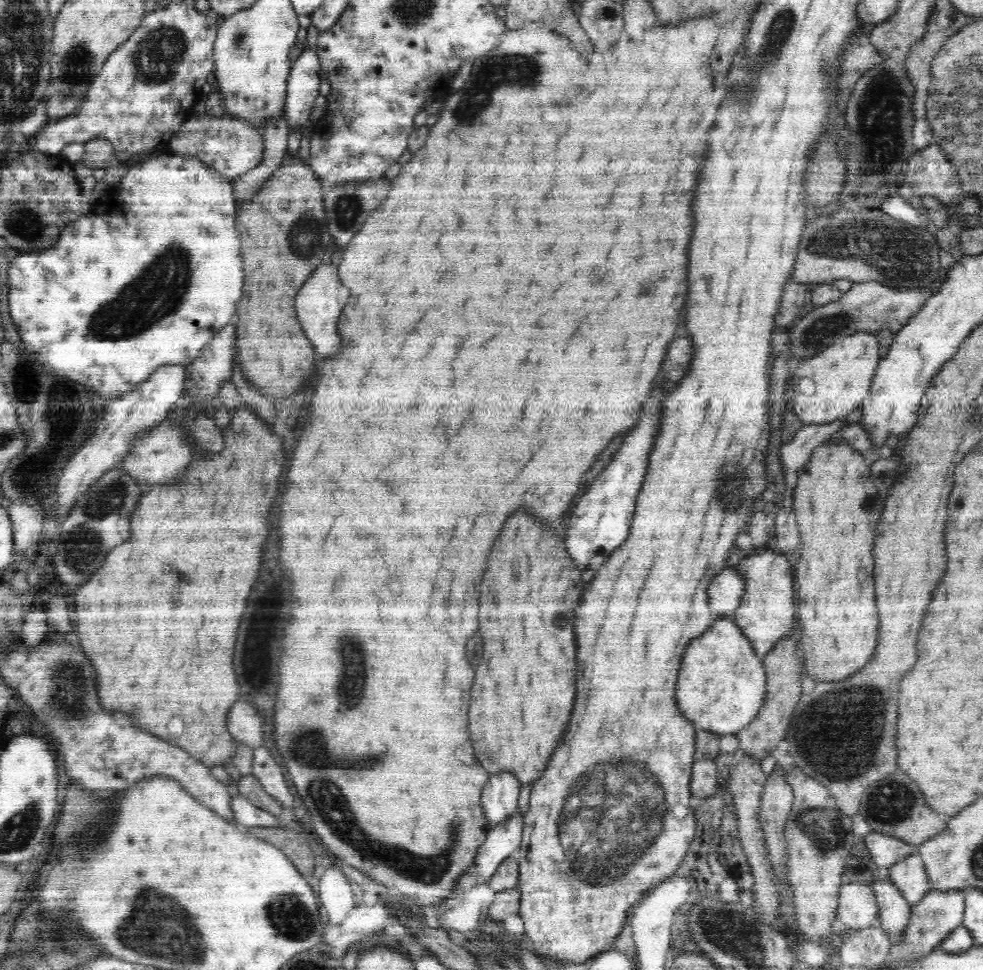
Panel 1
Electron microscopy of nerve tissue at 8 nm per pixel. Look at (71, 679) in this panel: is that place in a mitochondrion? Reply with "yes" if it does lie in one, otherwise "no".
yes

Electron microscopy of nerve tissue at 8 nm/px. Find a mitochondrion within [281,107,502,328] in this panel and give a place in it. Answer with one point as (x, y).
(303, 242)

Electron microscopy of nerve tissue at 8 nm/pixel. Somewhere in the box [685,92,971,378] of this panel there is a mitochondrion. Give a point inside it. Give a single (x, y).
(900, 256)

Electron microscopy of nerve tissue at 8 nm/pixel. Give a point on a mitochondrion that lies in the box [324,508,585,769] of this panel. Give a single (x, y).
(350, 647)

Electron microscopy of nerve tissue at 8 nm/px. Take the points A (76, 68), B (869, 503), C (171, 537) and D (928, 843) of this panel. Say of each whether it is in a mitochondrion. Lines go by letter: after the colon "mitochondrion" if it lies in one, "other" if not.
A: mitochondrion
B: mitochondrion
C: other
D: other

